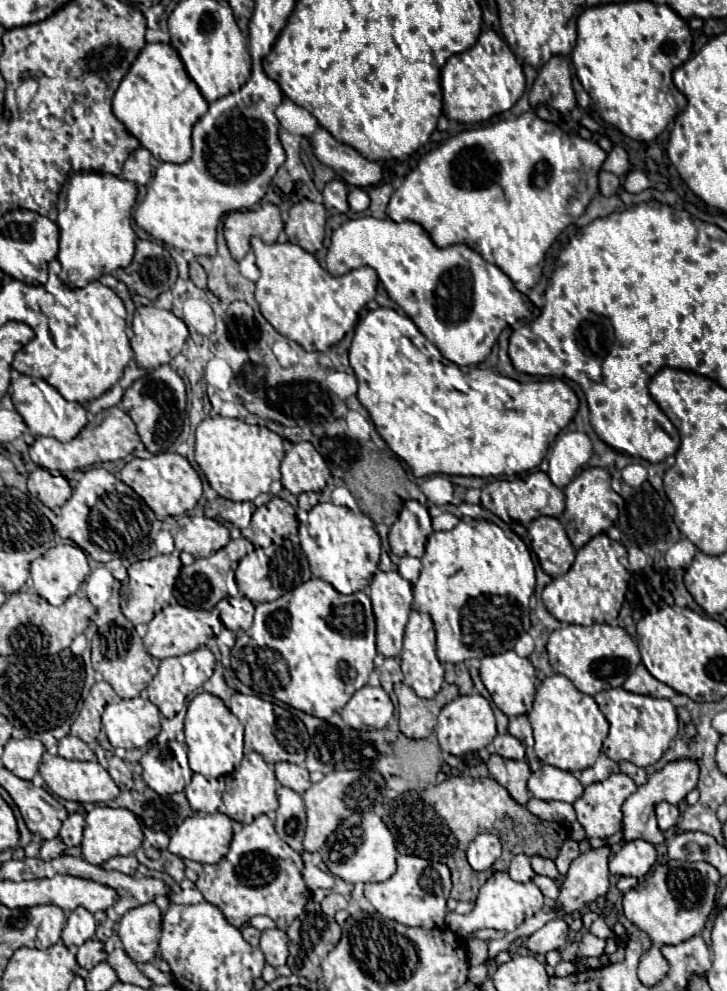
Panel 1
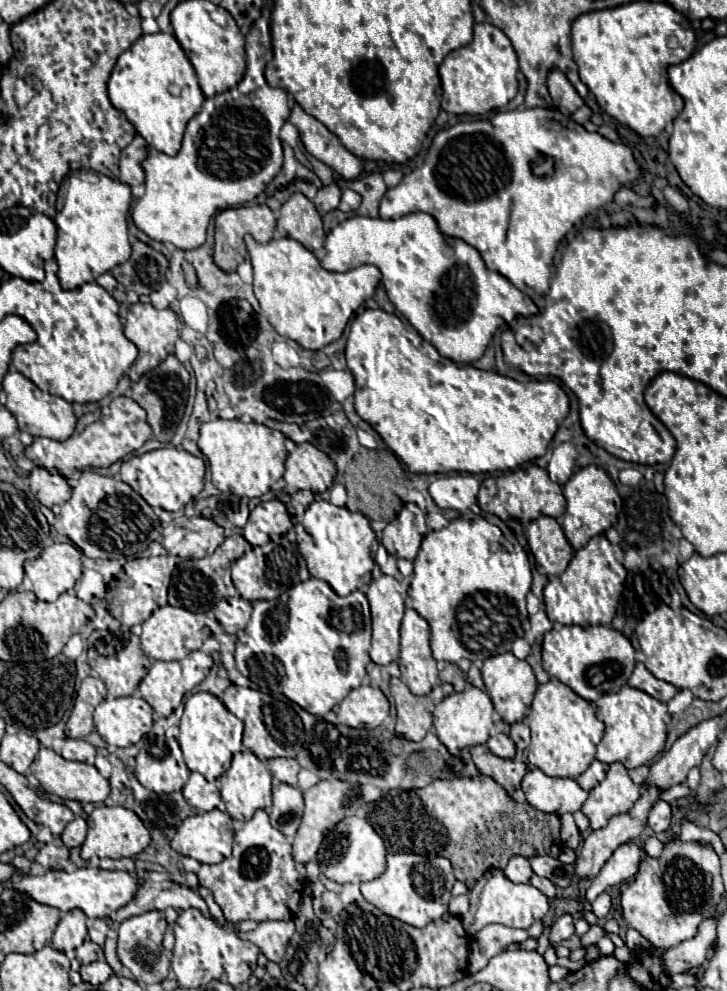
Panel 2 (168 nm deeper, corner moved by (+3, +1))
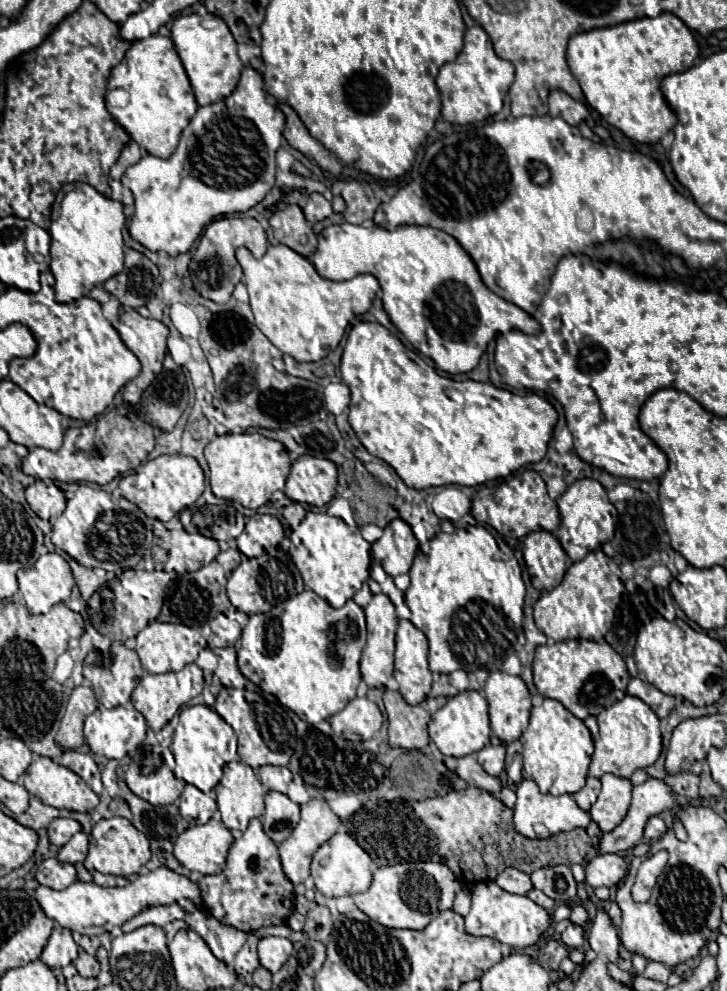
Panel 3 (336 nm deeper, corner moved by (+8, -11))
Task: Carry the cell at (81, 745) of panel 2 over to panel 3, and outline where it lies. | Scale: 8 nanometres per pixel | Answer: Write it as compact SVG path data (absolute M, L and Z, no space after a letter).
M64 750L60 764L70 768L72 772L76 772L84 782L90 782L94 776L100 774L94 758L90 754L82 754L82 752L76 752L76 750Z

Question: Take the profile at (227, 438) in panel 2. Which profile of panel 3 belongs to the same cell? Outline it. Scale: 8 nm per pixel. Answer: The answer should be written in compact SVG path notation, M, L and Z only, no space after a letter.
M226 434L216 436L204 450L210 464L210 486L218 498L240 502L244 508L260 508L278 490L284 490L290 474L288 450L282 442L270 440L262 434Z

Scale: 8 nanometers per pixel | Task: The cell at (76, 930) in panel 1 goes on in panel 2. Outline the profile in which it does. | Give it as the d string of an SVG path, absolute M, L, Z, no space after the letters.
M75 908L71 912L65 912L59 920L59 926L55 930L55 936L53 936L53 948L61 950L61 952L67 952L67 954L73 954L75 948L79 948L83 944L83 940L87 938L87 926L85 926L85 920L87 916Z

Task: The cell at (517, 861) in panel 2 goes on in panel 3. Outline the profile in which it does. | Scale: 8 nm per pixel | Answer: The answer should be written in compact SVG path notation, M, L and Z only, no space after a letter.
M506 868L504 872L500 872L496 878L496 884L512 894L528 894L534 888L530 876L516 868Z

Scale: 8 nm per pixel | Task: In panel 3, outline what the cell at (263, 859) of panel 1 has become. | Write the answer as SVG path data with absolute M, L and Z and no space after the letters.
M258 818L250 820L246 832L234 840L224 872L204 876L198 886L202 890L204 908L222 924L234 926L242 932L254 932L262 926L284 924L294 908L294 886L284 876L278 848L264 834Z

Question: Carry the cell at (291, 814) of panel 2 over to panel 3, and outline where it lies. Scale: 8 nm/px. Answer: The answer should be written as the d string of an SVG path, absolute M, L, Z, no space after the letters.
M268 792L266 794L266 814L262 818L264 832L280 844L290 836L294 826L300 820L300 806L294 804L286 794L282 792Z

